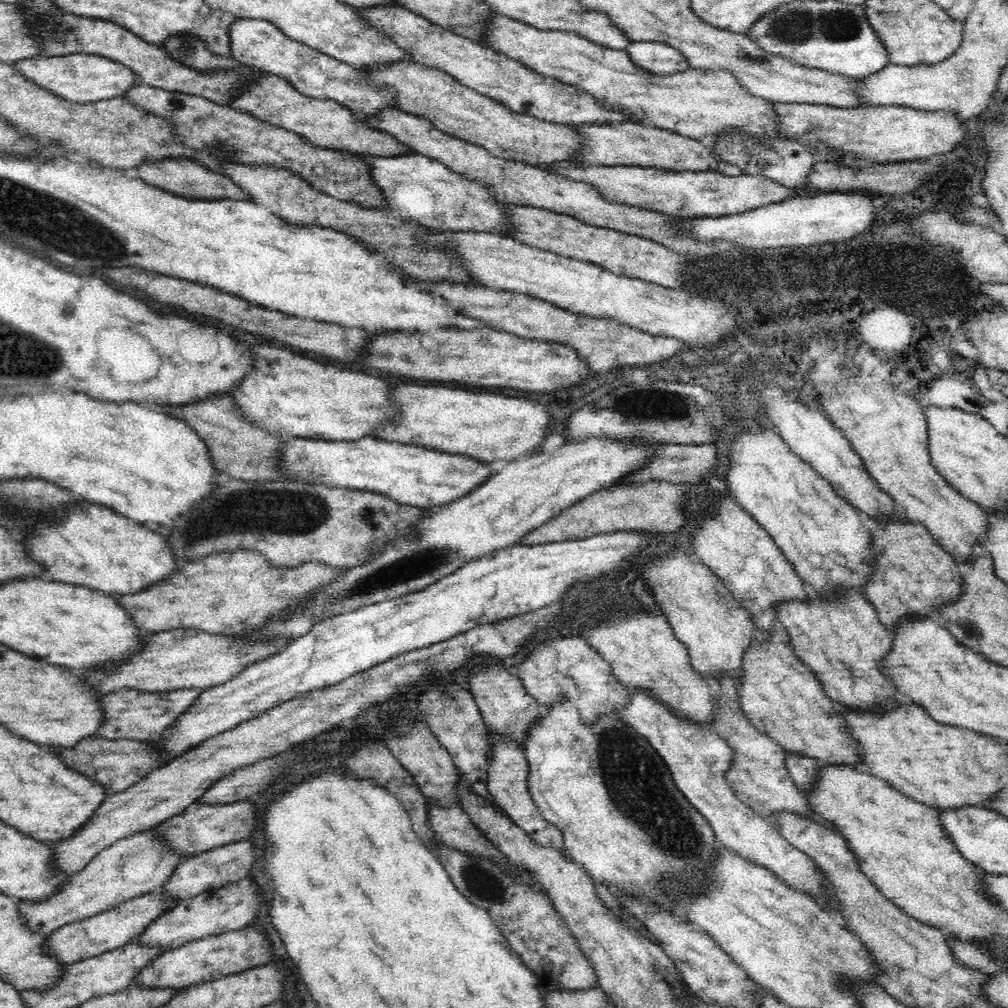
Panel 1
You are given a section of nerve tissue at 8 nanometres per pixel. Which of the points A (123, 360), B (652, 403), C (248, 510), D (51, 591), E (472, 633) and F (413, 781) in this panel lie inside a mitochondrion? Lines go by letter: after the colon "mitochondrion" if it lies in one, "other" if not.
A: other
B: mitochondrion
C: mitochondrion
D: other
E: other
F: other

